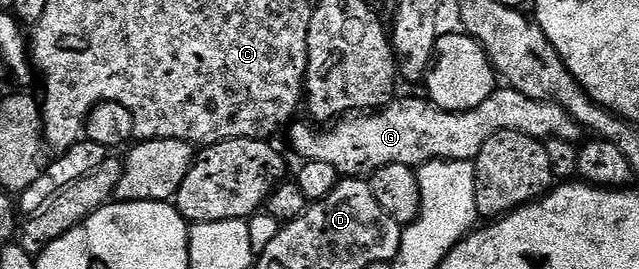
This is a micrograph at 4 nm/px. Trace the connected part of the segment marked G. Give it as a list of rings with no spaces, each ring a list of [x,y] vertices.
[[[508,86],[498,87],[497,91],[491,94],[491,98],[487,98],[487,102],[483,102],[483,106],[475,106],[475,110],[467,110],[466,112],[445,112],[425,98],[422,100],[397,98],[384,108],[370,111],[368,114],[357,114],[352,118],[342,119],[332,126],[314,126],[309,122],[306,122],[307,124],[297,123],[290,123],[287,133],[289,132],[289,144],[301,155],[300,159],[302,161],[331,162],[331,166],[335,166],[337,173],[345,178],[368,178],[383,166],[391,166],[392,164],[402,164],[416,170],[422,164],[432,160],[473,162],[476,161],[479,150],[483,150],[487,138],[500,132],[527,134],[542,142],[547,140],[577,142],[583,136],[581,124],[575,122],[575,118],[571,118],[571,114],[567,114],[567,110],[563,110],[558,104],[551,104],[546,100],[527,98],[527,94],[519,94],[514,88]]]

